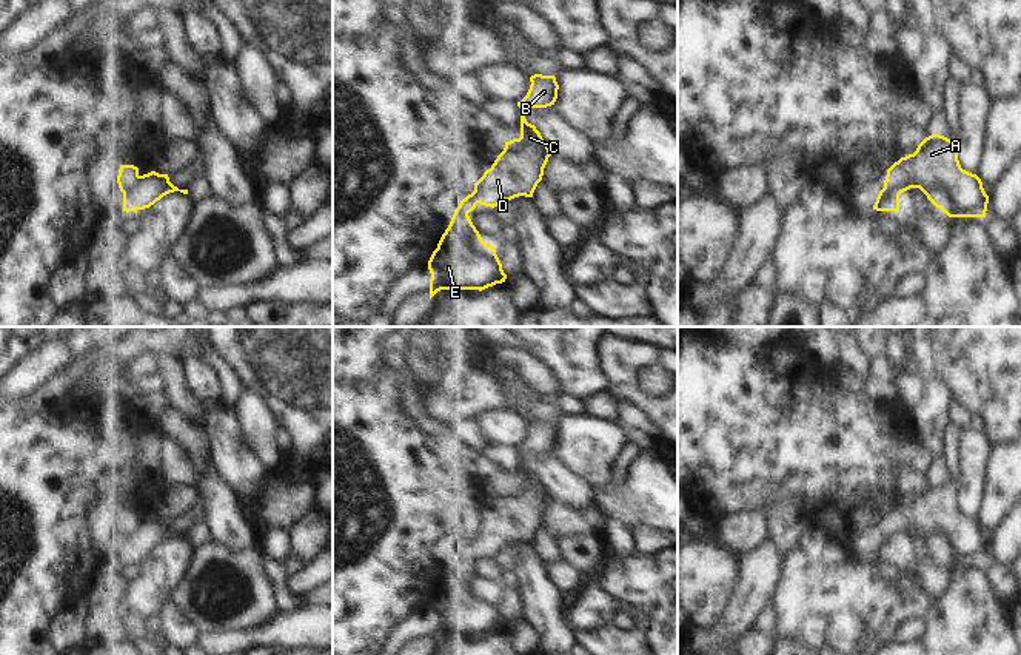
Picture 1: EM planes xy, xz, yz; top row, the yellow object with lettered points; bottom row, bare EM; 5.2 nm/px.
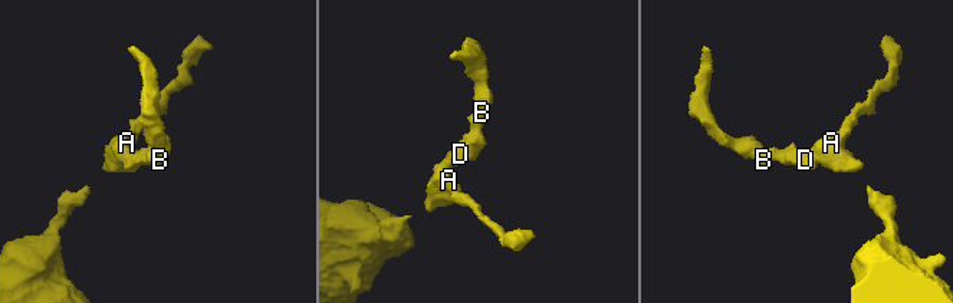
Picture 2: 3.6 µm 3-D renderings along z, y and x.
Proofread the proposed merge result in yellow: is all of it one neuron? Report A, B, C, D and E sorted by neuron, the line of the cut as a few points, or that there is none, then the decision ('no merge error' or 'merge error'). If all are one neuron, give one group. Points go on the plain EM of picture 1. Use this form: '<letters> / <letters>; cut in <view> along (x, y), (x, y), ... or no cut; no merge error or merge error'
A E / B C D; cut in xy along (140, 521), (123, 541); merge error

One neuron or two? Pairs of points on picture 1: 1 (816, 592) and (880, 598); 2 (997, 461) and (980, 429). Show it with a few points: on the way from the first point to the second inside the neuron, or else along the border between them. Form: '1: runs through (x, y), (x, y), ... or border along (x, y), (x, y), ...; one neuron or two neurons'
1: runs through (832, 587), (864, 587); one neuron
2: border along (1004, 441), (980, 446); two neurons

